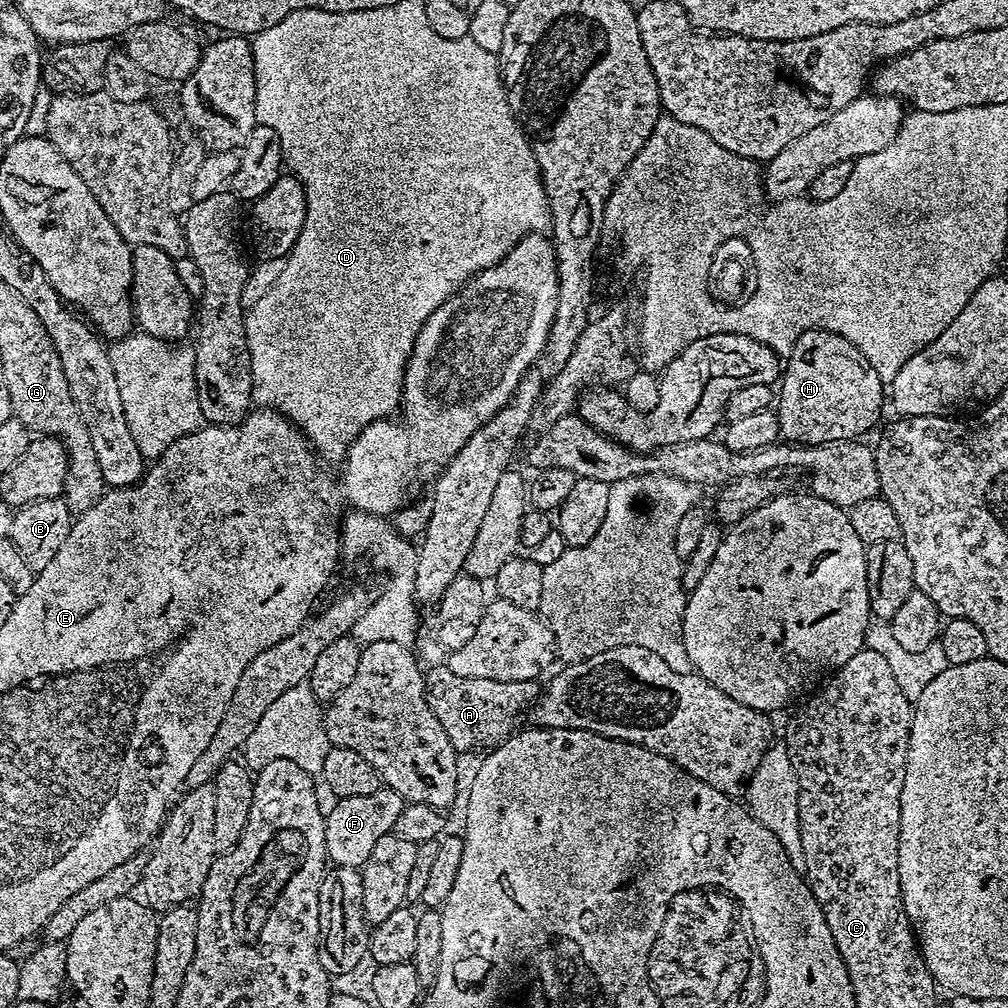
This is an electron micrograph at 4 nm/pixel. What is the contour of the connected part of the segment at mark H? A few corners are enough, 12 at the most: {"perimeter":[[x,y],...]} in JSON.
{"perimeter":[[815,328],[774,411],[807,446],[867,437],[886,386],[854,342]]}

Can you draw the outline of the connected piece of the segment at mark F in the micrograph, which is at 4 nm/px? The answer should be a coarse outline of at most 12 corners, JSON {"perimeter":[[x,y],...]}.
{"perimeter":[[392,788],[327,809],[328,859],[360,868],[396,828],[406,801]]}

